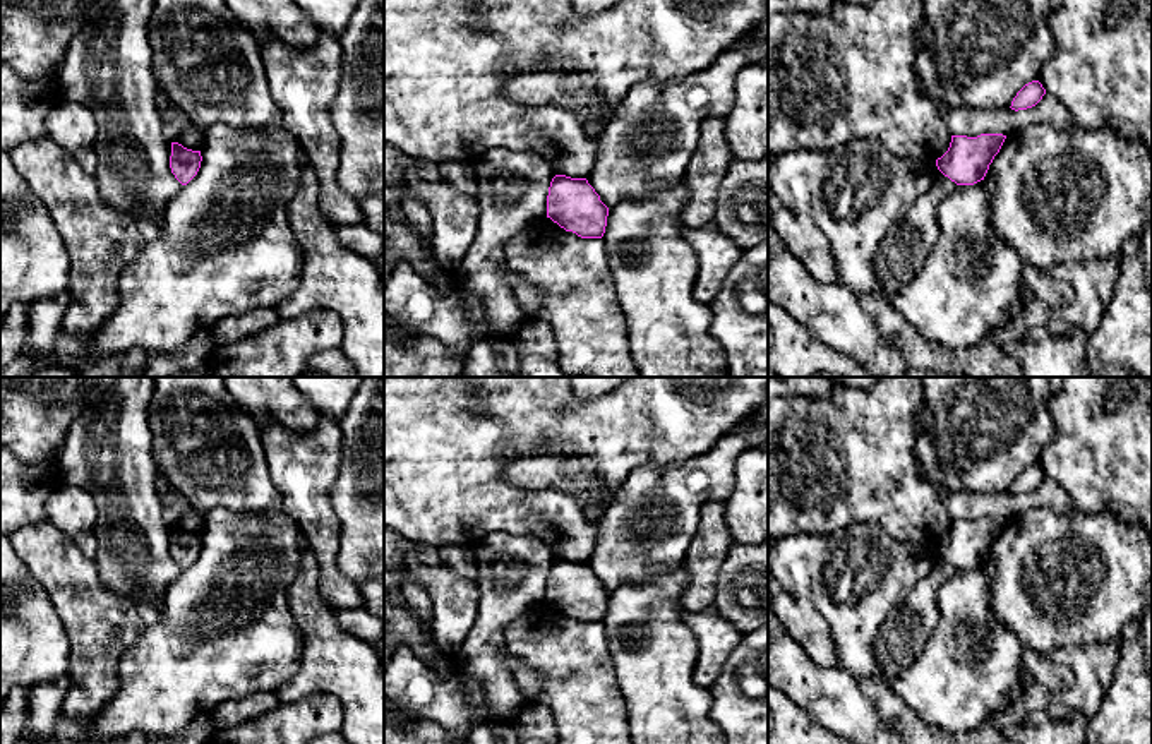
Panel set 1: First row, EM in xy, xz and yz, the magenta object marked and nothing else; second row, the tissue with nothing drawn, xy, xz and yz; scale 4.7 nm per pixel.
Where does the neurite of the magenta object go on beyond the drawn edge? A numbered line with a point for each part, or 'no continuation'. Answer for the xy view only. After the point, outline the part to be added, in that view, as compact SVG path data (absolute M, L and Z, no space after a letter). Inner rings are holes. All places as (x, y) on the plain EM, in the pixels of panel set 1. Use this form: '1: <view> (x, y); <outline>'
no continuation

